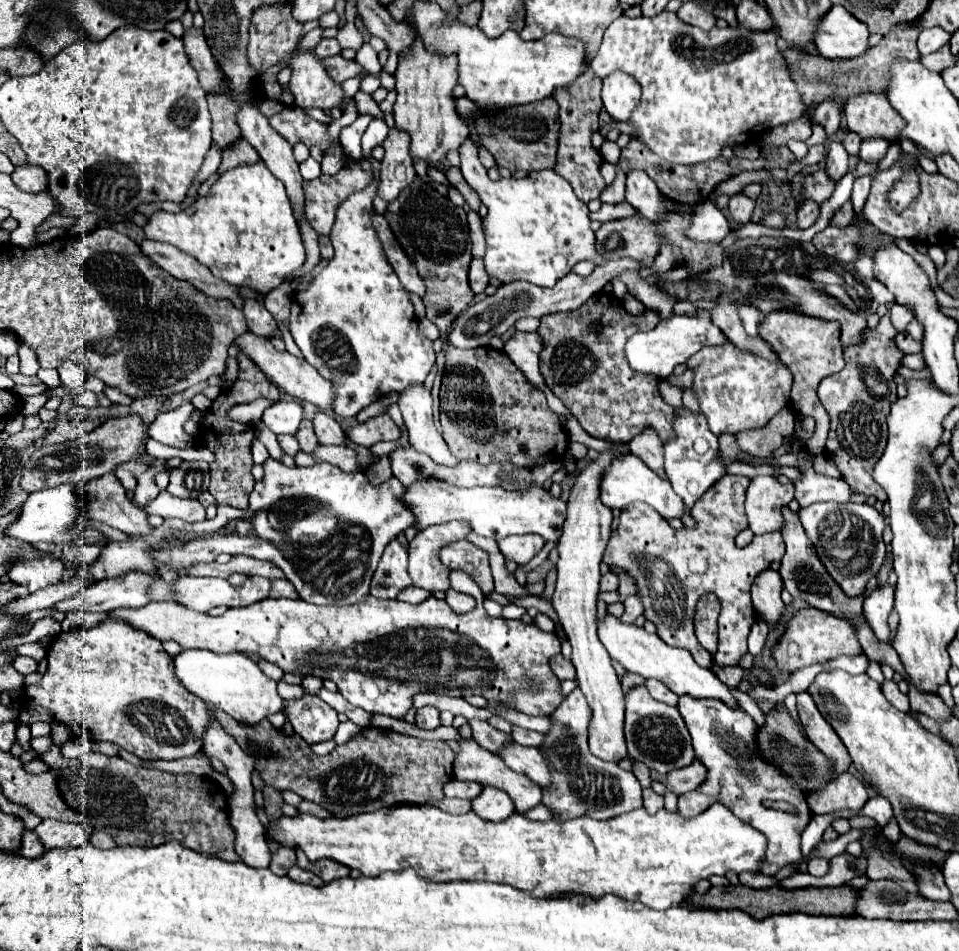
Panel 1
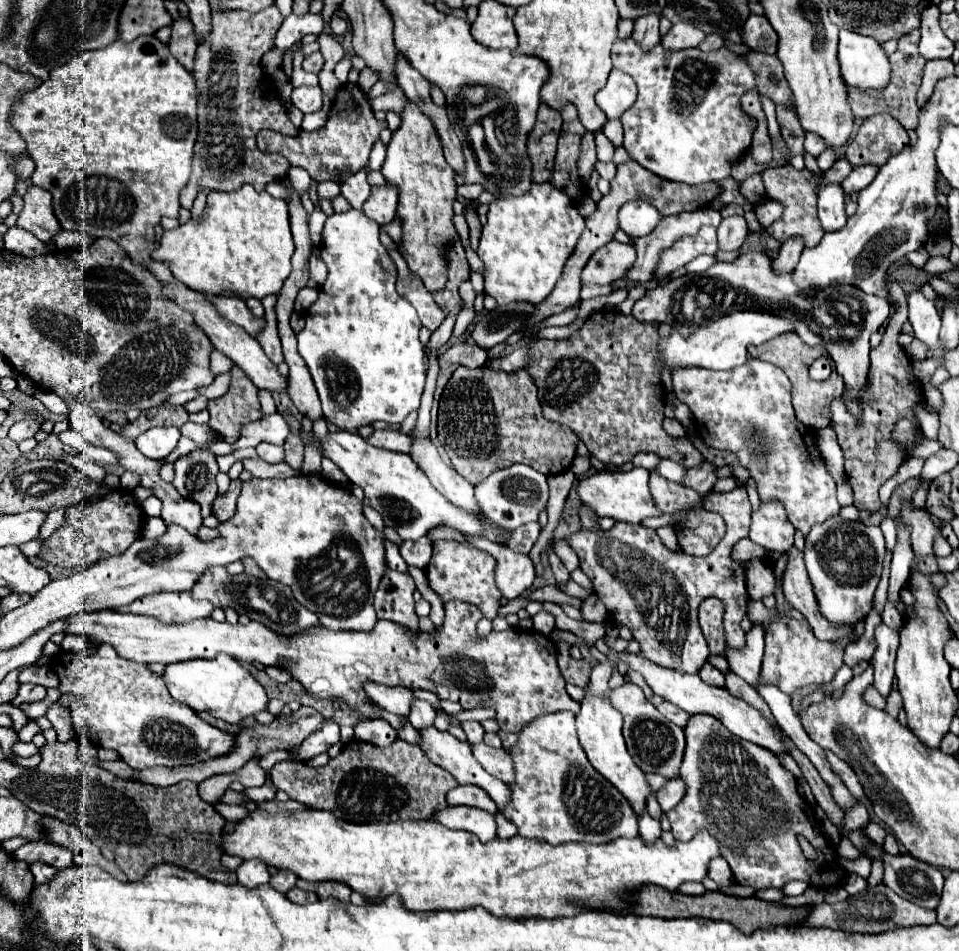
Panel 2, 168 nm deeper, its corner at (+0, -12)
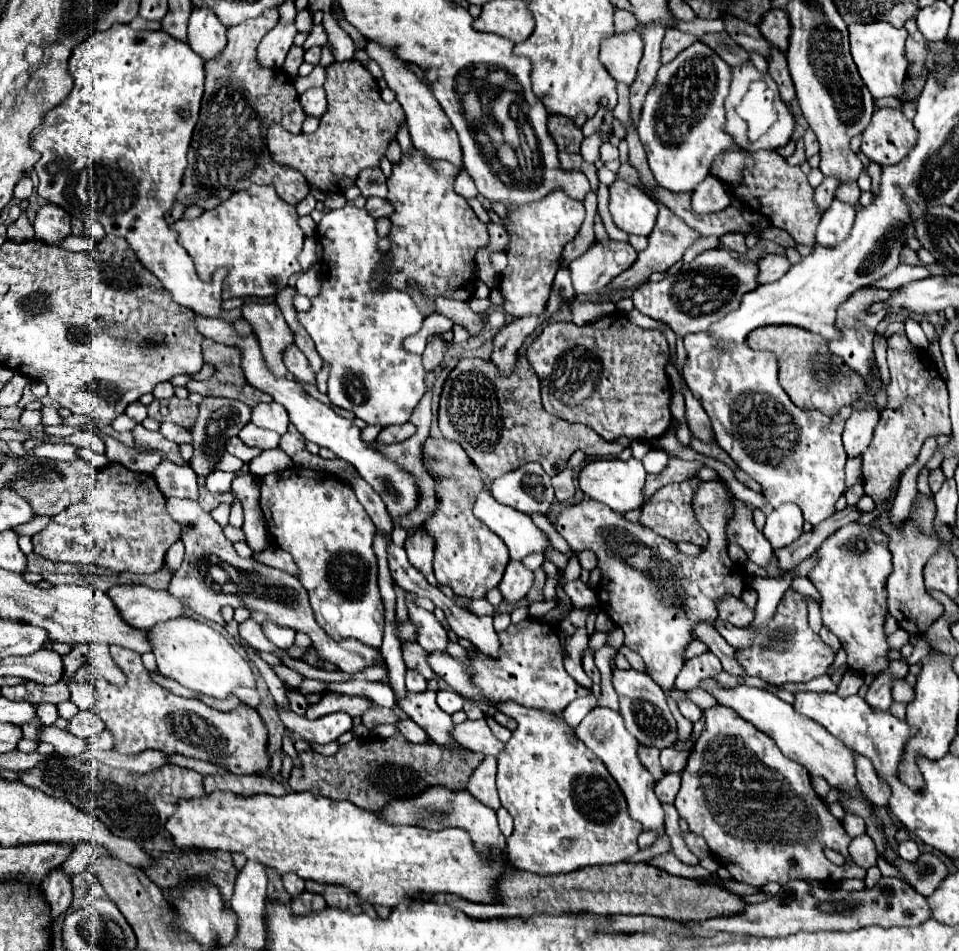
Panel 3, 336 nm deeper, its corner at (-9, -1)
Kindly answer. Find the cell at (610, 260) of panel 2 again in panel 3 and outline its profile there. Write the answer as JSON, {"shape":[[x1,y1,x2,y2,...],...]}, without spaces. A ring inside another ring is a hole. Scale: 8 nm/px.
{"shape":[[600,241,592,245,582,257,570,263,570,277,576,295,586,295,604,289,616,275,632,267,636,251,630,243]]}

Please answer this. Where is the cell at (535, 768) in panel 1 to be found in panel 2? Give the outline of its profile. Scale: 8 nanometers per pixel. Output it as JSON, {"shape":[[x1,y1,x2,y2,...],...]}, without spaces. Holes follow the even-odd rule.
{"shape":[[479,744,479,746,473,746,473,756,495,778,507,784,515,782,515,764,513,764,513,756,509,754,509,750,505,748,497,750,487,744]]}

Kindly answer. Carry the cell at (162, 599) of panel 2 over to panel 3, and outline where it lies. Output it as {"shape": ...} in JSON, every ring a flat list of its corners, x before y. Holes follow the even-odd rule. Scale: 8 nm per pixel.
{"shape":[[116,585,116,587,110,587,106,591,106,595,110,595,110,599,112,599,114,607,118,609,120,617,130,627,136,627,136,629,148,629,154,623,160,623,160,621,184,615,186,609,188,609,182,601,170,597,168,591,154,591,154,589,146,587,146,585]]}

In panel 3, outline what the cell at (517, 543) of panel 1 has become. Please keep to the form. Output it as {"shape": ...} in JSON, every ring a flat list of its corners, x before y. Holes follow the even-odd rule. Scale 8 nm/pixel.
{"shape":[[510,561,506,567,506,573,498,585,504,601,518,603,526,597,534,581,534,573,528,571,520,561]]}

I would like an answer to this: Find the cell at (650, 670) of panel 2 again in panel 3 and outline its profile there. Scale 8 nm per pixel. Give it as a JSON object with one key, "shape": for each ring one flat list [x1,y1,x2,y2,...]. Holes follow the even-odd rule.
{"shape":[[706,679,700,683,708,693,712,693,720,705,732,707,742,719,754,723,762,733,766,733,768,737,772,737,776,741,776,745,780,747,780,751,794,759,796,763,804,765,808,769,810,775,820,775,828,781,828,785,832,789,842,791,842,797,838,799,838,803,844,807,846,813,850,815,860,815,866,823,866,835,872,837,872,841,876,843,878,855,882,859,886,859,886,835,884,831,878,827,876,823,876,813,870,807,870,803,866,801,866,795,862,793,856,775,854,775,854,753,852,749,848,749,844,743,840,743,840,739,834,739,834,735,830,735,828,731,824,731,822,727,818,727,818,723,806,719,804,715,798,715,794,711,794,707,782,699,778,699,776,695,756,689,756,687,746,687,746,685,738,685,734,689,724,689,718,687,716,681]]}

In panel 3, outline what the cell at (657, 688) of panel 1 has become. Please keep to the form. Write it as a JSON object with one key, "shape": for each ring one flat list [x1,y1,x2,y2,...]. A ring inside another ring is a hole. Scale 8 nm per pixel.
{"shape":[[684,699,684,701,678,701,678,709,680,709,680,711,682,711,682,715,684,715,688,721,692,721,692,723,696,723,696,721,702,717,702,711,700,711,700,707,698,707,696,703,688,701,688,699]]}

